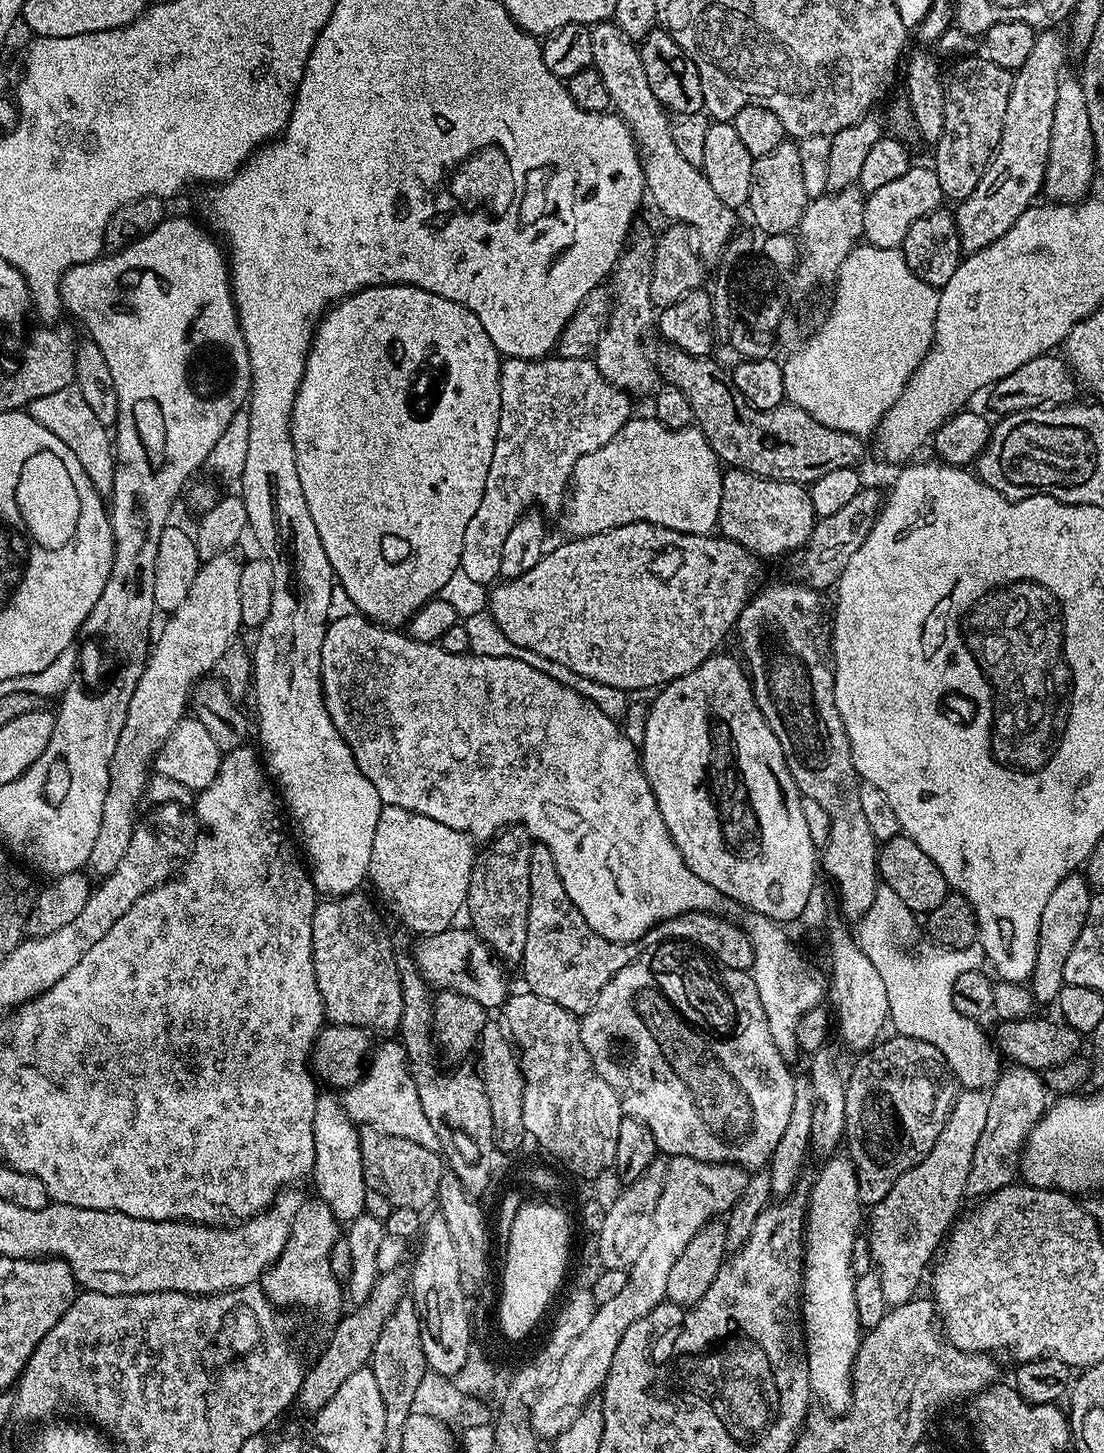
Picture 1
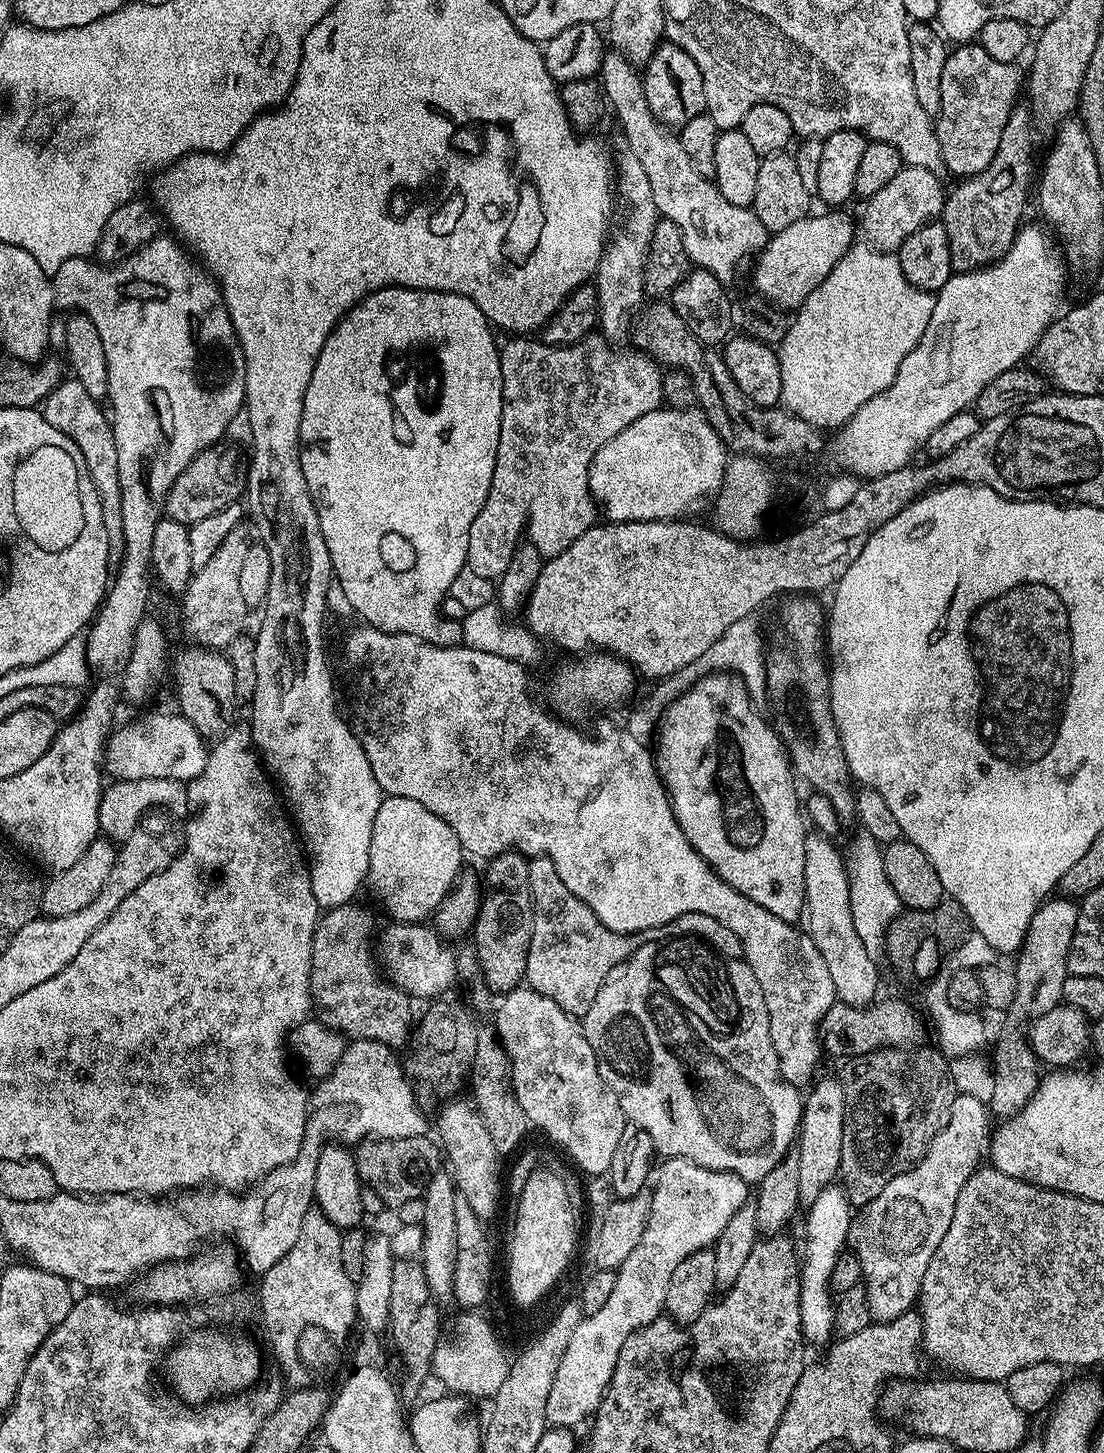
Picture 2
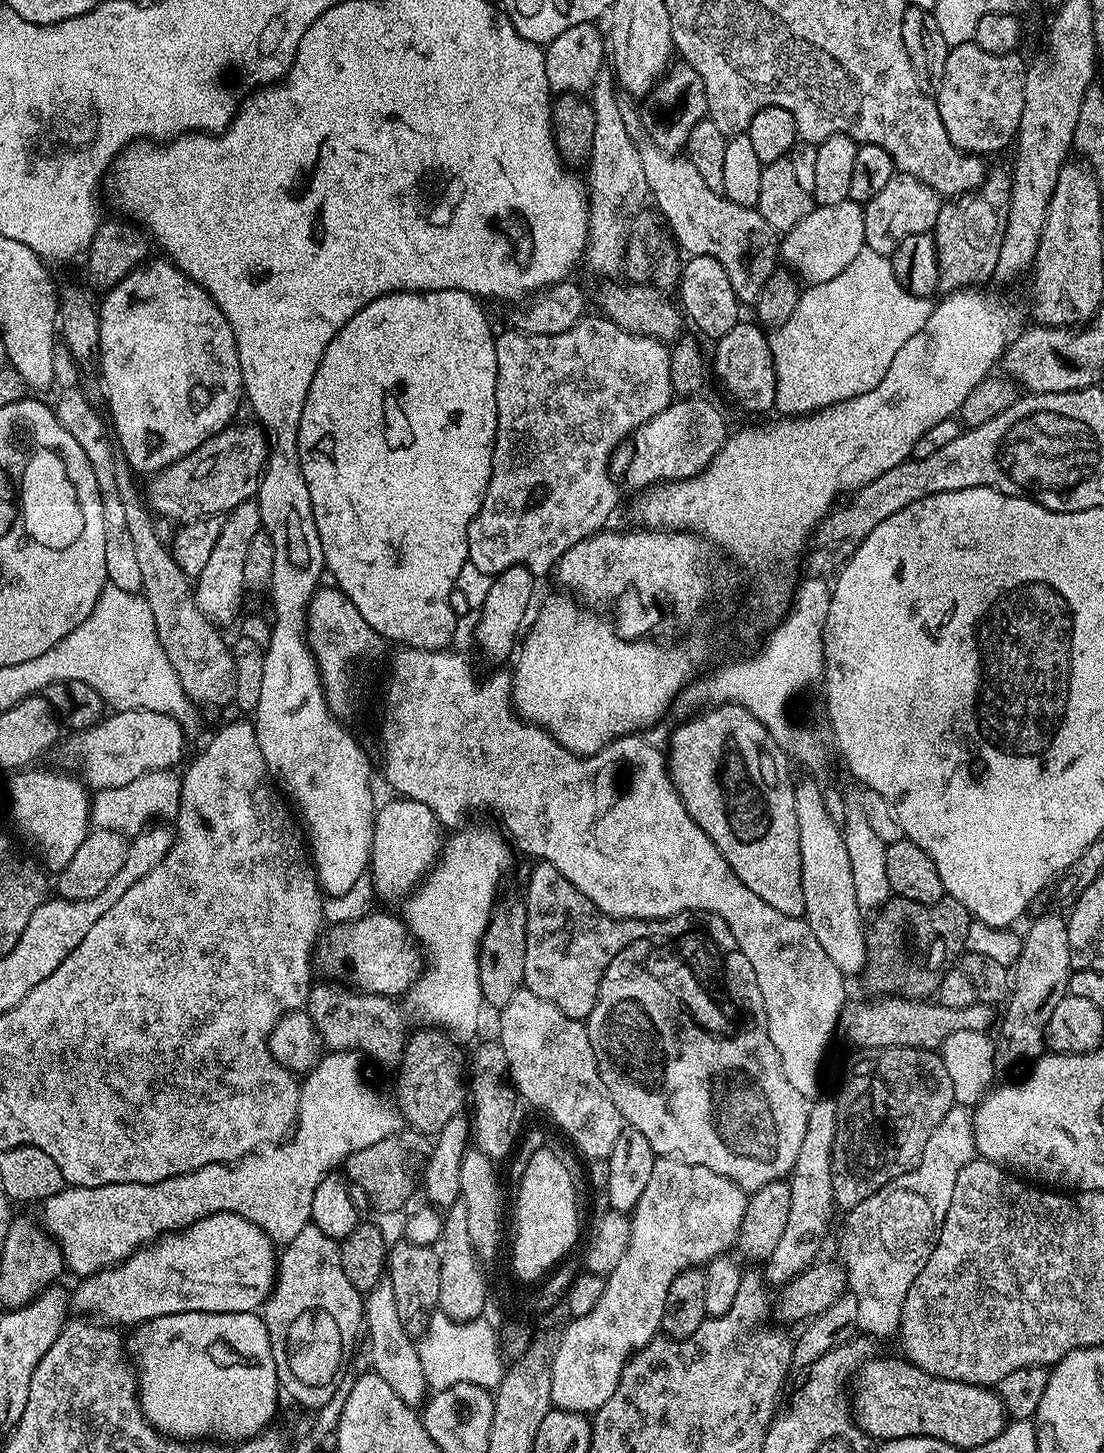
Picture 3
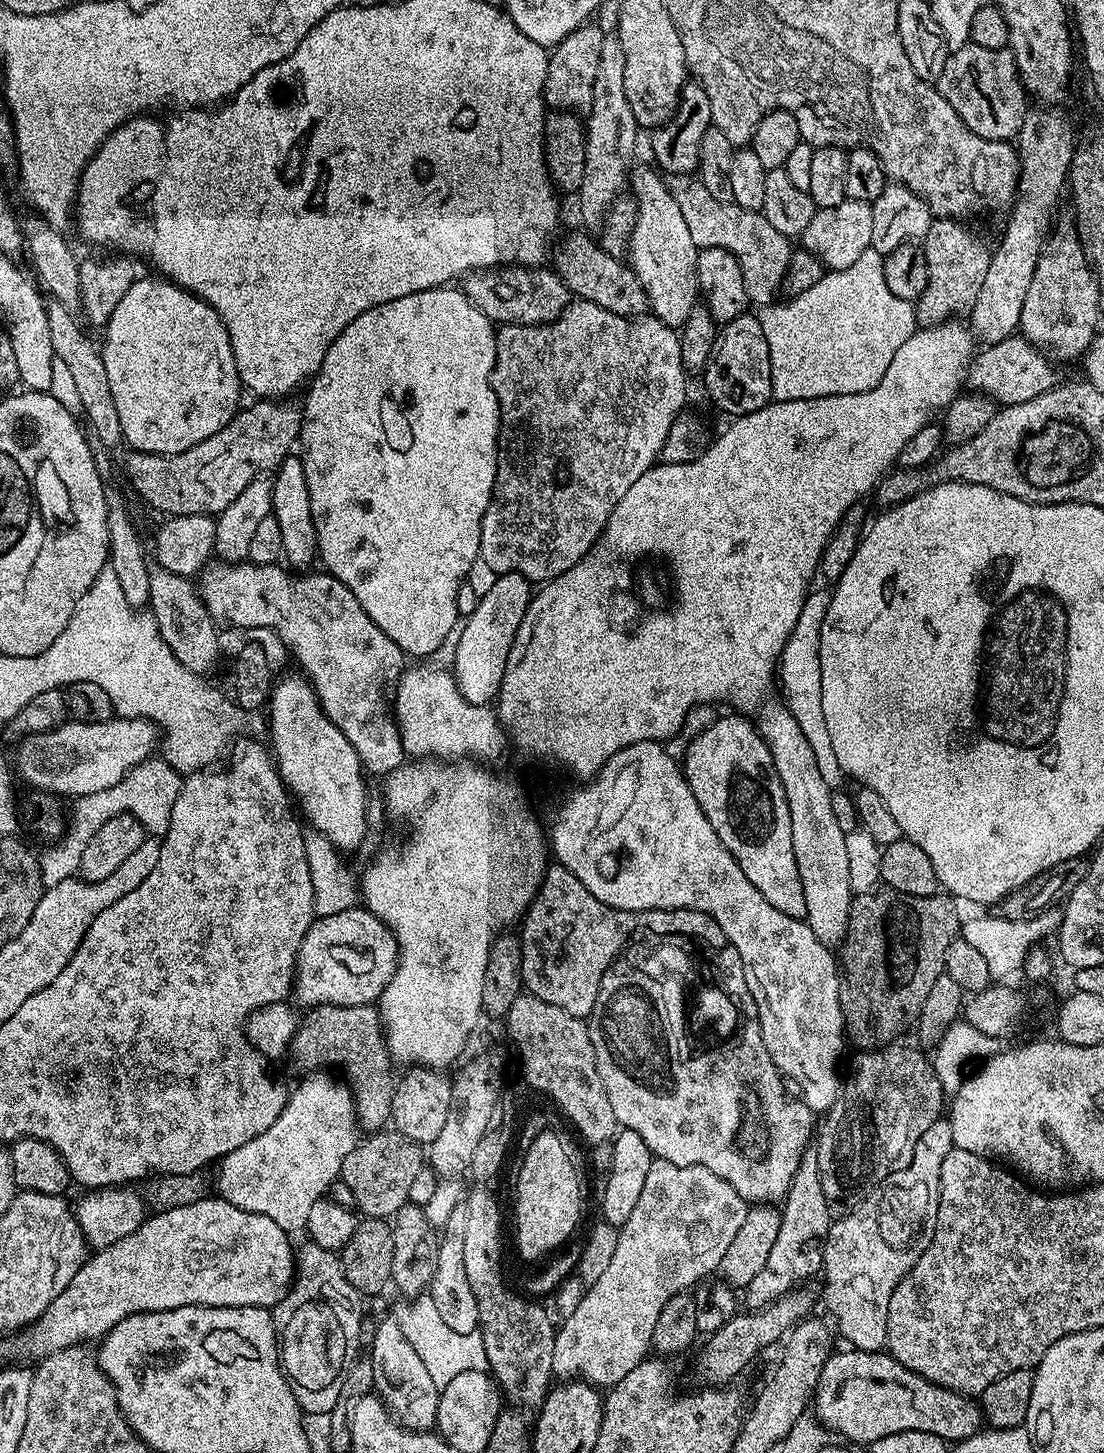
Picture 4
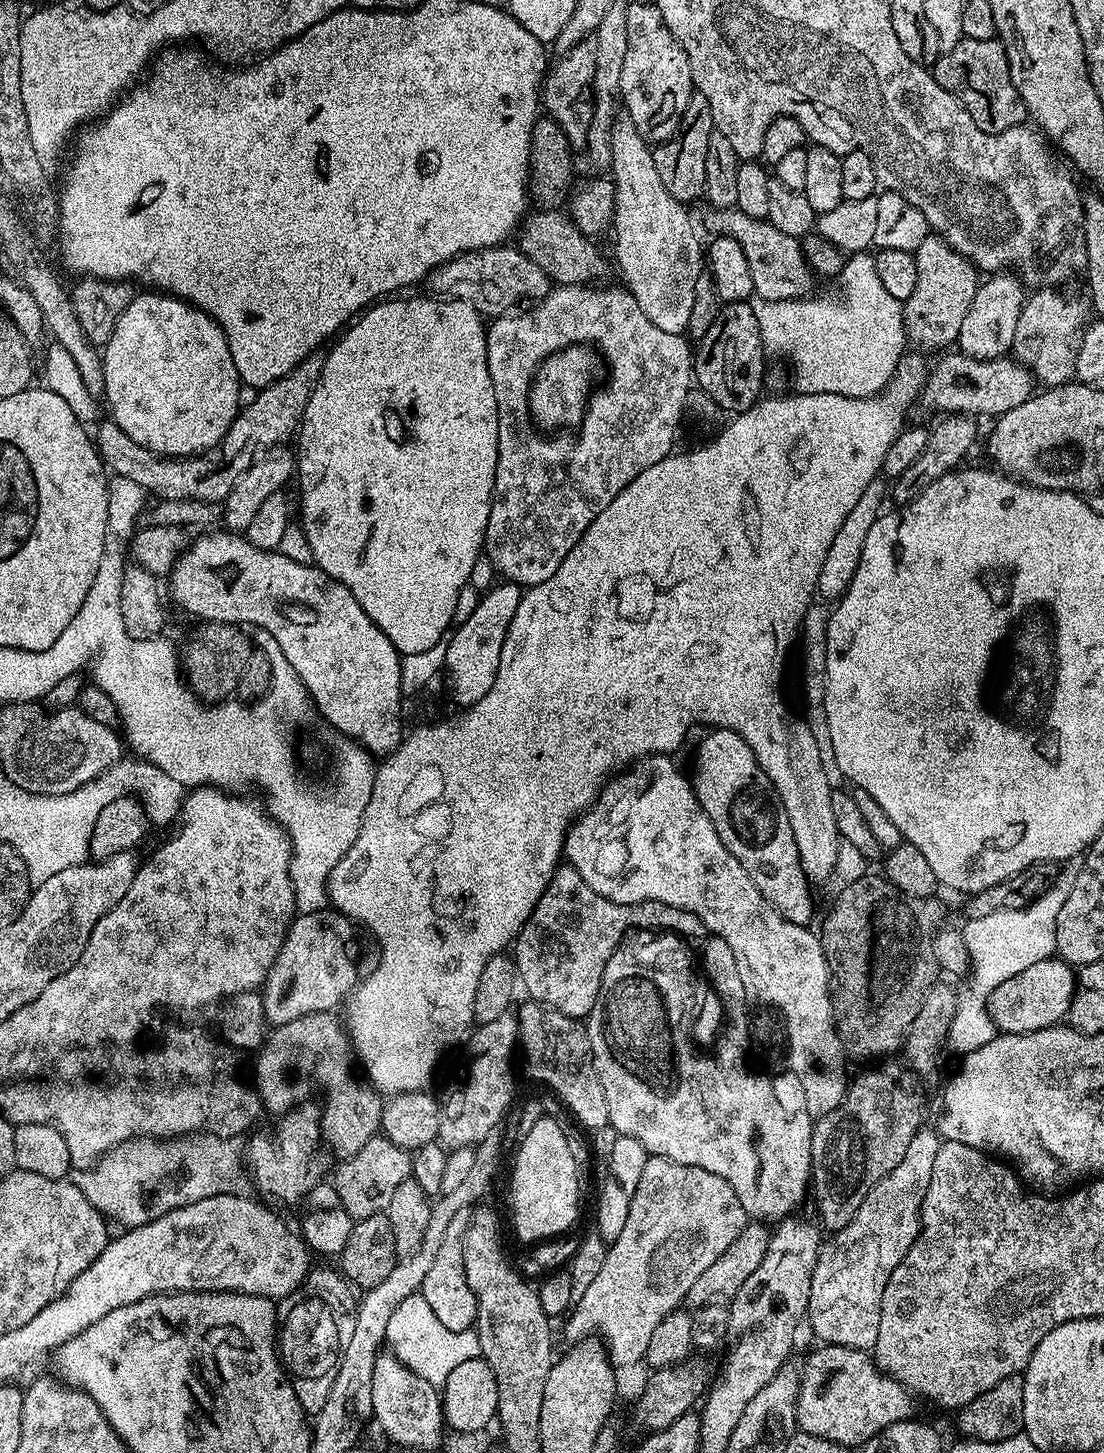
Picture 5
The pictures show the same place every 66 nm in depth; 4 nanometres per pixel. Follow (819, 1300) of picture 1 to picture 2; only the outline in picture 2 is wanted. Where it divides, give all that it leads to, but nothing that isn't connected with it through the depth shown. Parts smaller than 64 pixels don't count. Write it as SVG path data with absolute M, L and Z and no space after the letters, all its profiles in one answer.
M829 1186L818 1194L818 1198L814 1198L807 1212L808 1241L804 1248L802 1244L800 1266L800 1327L809 1345L827 1345L833 1339L836 1326L836 1305L830 1291L832 1271L849 1243L848 1231L854 1219L854 1205L849 1202L848 1193L843 1187Z

